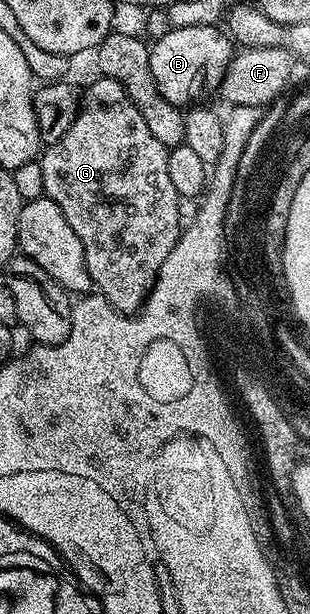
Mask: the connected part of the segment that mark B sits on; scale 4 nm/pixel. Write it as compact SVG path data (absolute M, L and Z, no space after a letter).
M203 22L200 26L170 28L153 41L150 49L152 78L156 78L156 86L160 86L160 94L164 94L168 102L190 106L205 101L202 99L221 85L236 48L229 35L218 28L213 28L210 22Z

